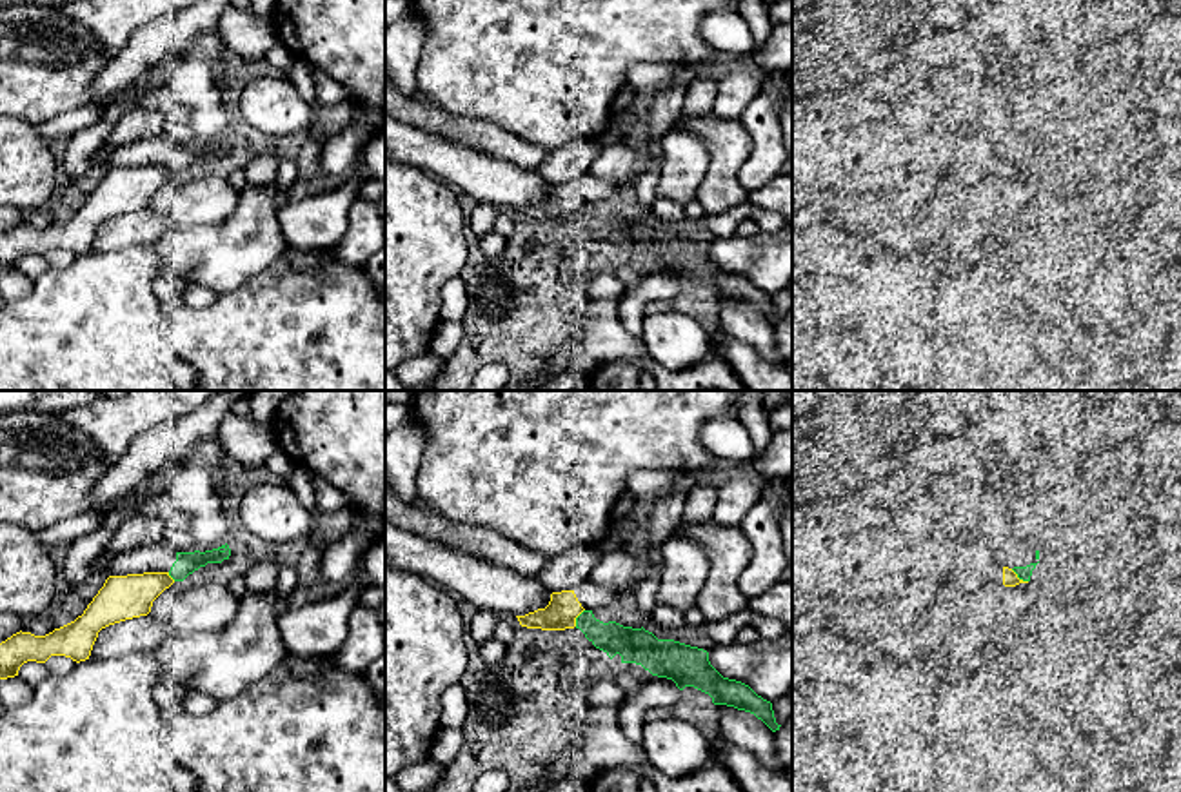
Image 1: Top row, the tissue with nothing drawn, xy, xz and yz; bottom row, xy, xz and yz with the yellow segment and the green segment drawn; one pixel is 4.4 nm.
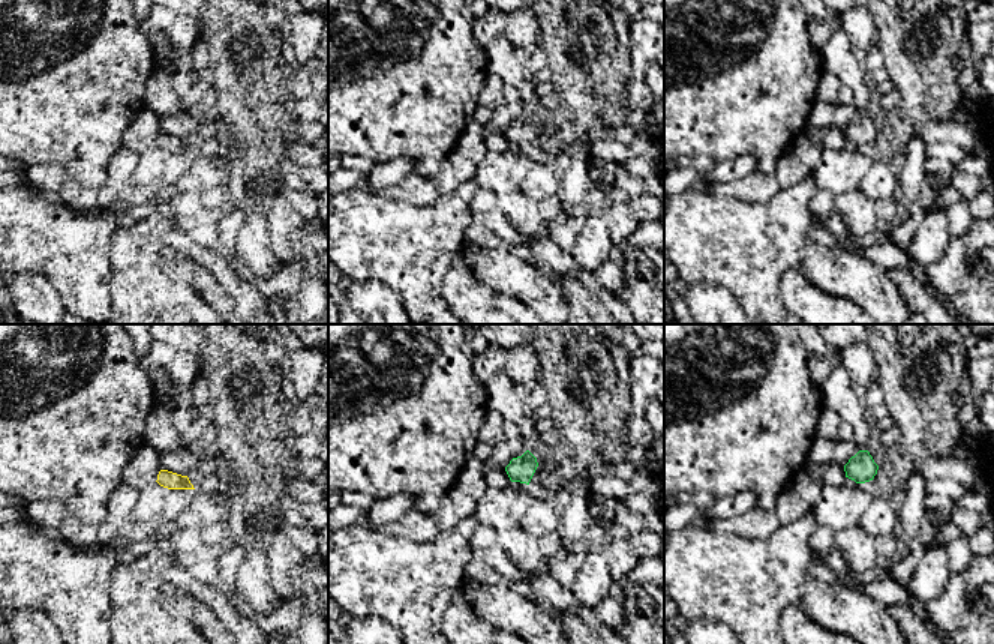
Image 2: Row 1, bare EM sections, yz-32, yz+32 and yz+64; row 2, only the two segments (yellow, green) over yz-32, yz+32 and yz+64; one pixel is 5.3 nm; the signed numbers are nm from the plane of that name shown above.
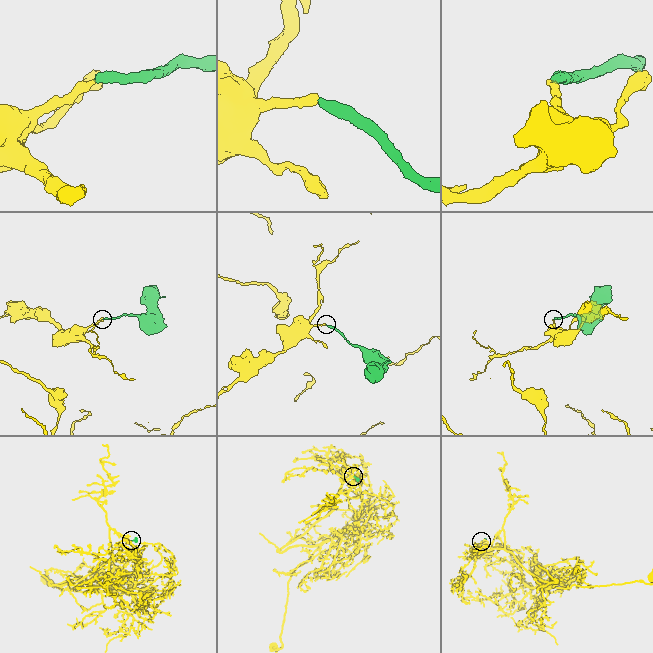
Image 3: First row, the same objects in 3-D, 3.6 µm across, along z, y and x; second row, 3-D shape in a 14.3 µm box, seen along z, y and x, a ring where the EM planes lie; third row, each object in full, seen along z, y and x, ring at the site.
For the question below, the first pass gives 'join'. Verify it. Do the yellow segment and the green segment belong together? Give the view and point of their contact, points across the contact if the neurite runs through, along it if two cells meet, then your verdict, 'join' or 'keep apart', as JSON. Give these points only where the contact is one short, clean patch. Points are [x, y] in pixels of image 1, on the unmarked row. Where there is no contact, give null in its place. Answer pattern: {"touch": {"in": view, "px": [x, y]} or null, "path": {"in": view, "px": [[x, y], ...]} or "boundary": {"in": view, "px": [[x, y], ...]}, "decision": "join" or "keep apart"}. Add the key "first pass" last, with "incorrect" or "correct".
{"touch": {"in": "yz", "px": [1018, 171]}, "decision": "keep apart", "first pass": "incorrect"}

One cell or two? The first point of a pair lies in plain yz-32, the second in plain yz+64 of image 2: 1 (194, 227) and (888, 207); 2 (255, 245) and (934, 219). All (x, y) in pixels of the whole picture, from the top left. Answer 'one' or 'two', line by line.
1: two
2: one

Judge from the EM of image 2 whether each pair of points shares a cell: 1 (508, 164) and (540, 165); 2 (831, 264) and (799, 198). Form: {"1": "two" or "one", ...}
{"1": "two", "2": "one"}

